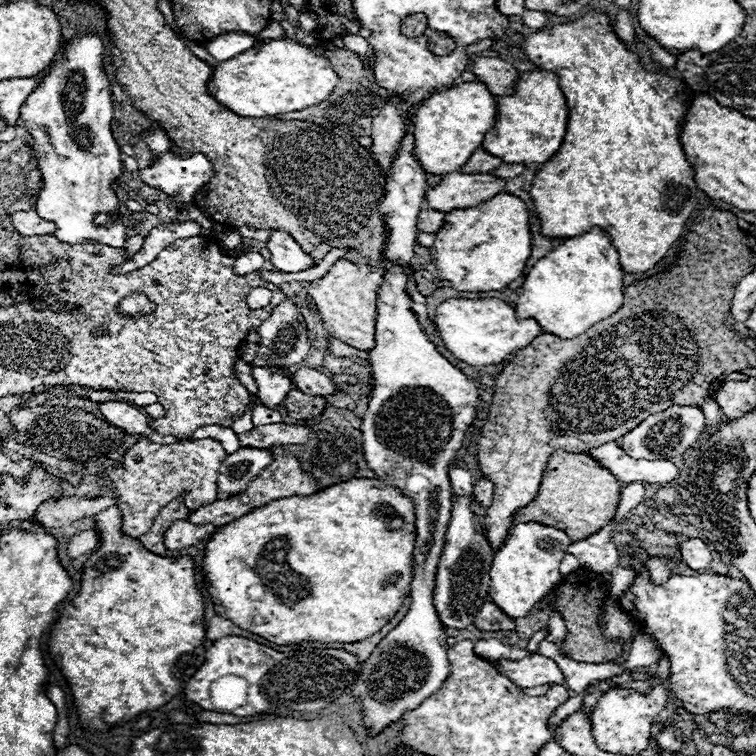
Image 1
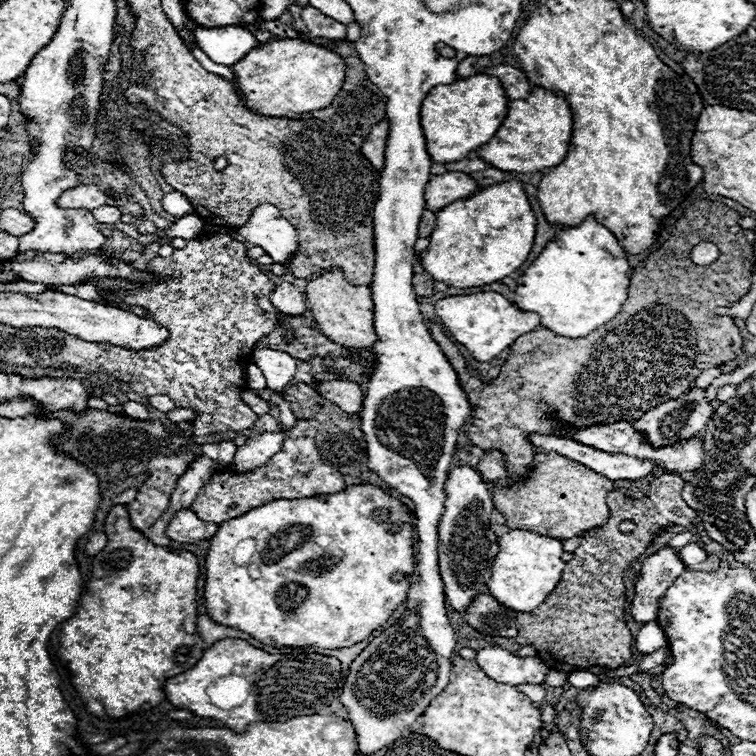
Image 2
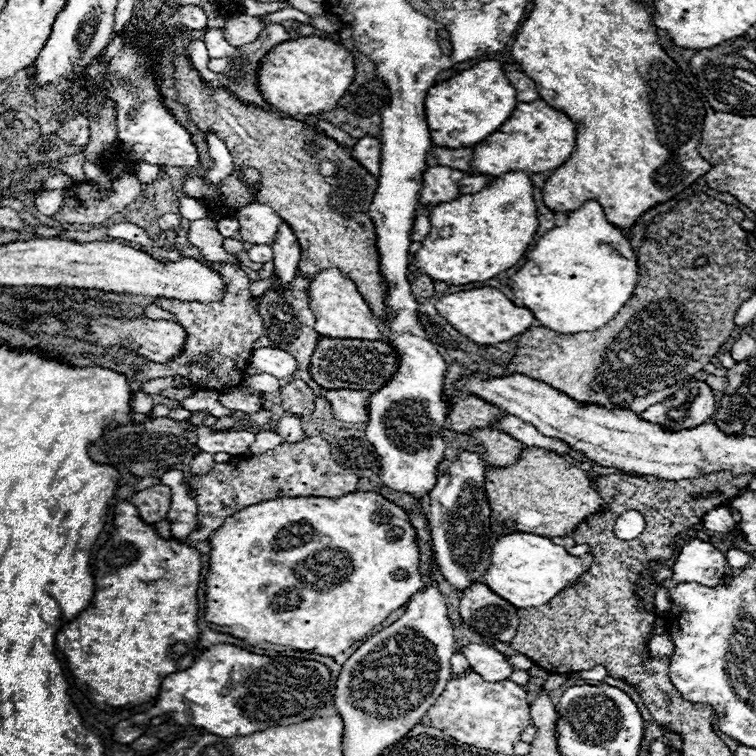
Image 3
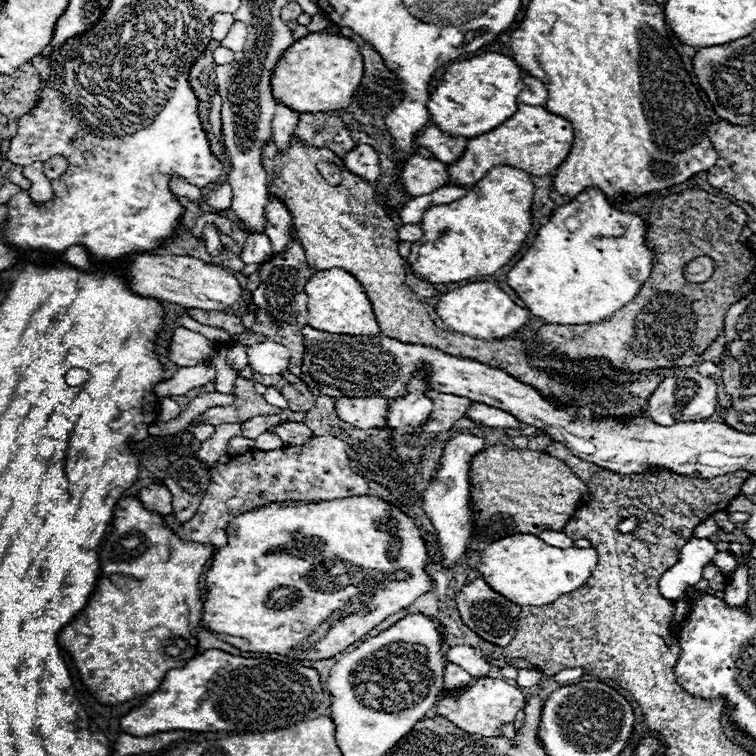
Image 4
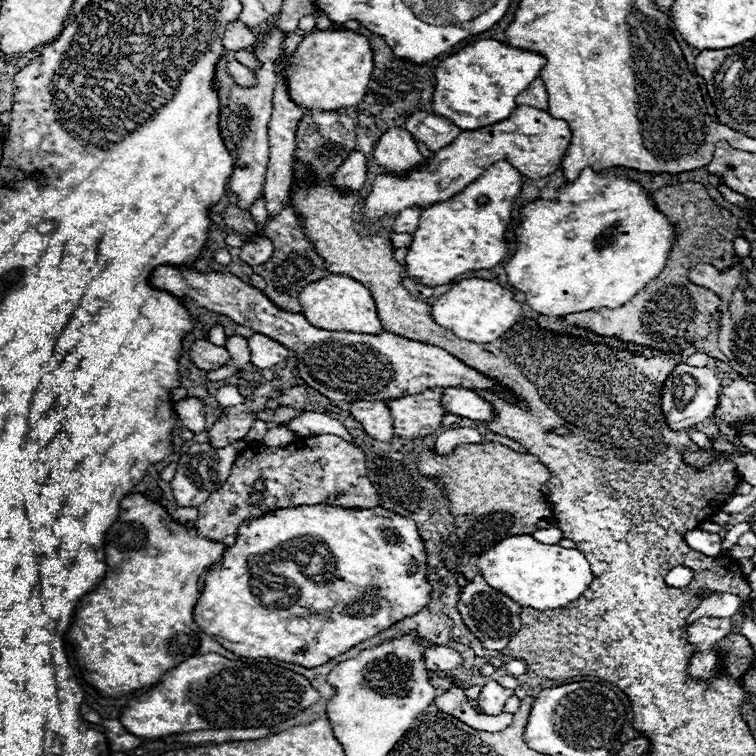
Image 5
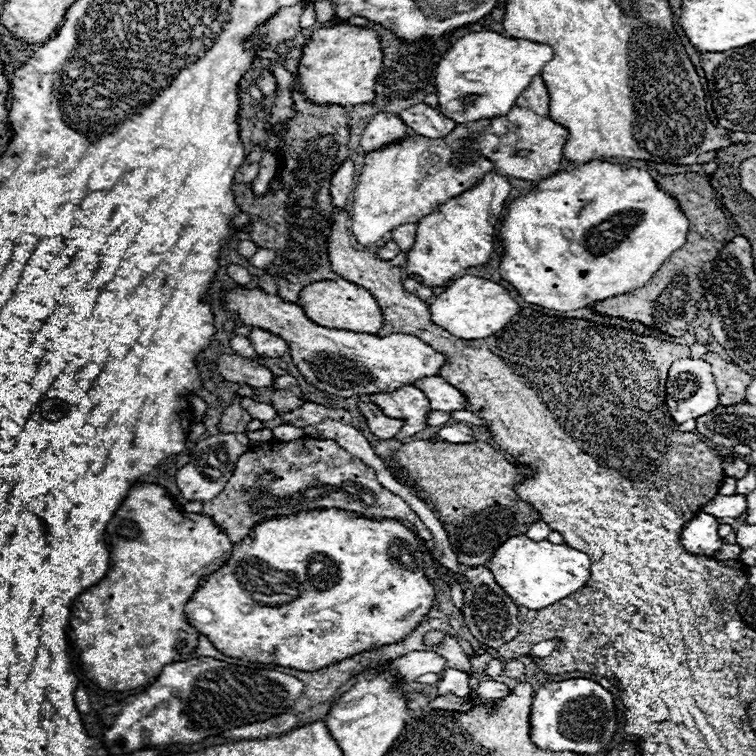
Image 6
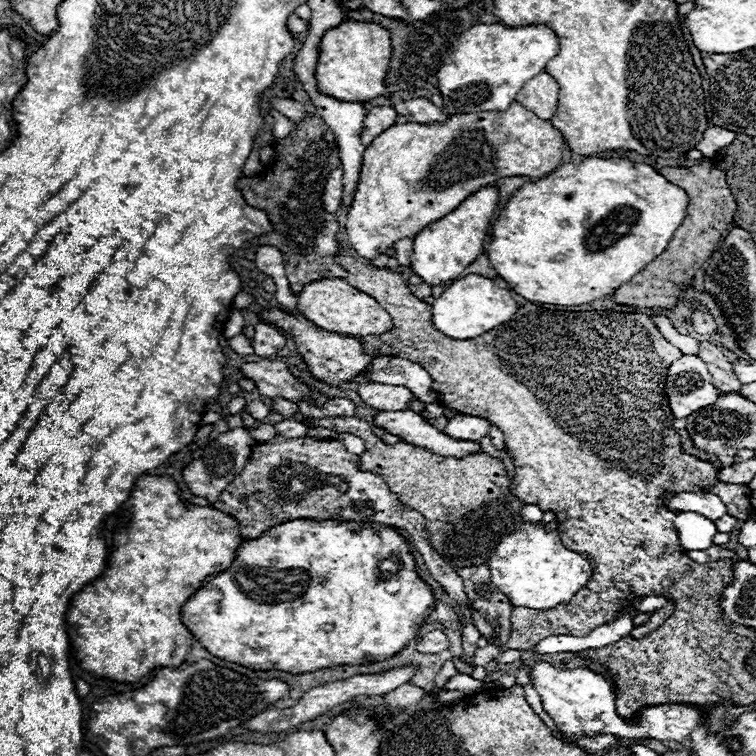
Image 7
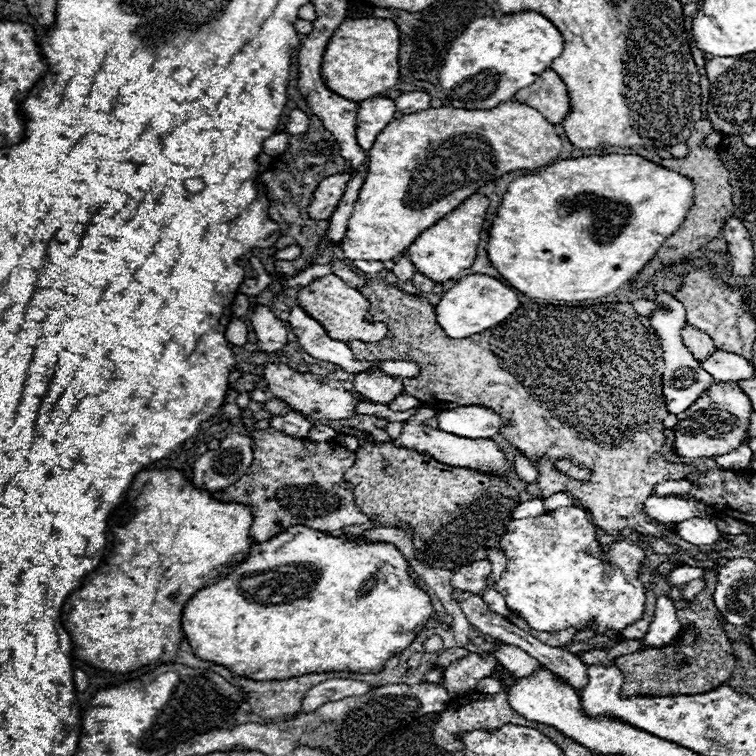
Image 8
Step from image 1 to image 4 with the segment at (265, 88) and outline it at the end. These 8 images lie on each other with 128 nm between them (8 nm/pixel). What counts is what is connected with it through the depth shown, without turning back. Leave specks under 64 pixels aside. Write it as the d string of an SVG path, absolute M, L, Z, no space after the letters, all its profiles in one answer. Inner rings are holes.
M312 32L300 38L276 64L272 72L272 96L280 104L288 104L294 112L332 112L344 108L350 104L364 74L362 54L356 42L324 32Z

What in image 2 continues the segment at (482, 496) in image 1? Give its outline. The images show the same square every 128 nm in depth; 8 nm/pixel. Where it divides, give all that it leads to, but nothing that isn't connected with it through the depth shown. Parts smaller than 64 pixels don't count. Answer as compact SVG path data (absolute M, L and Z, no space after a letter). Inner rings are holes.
M500 452L484 454L484 458L478 464L478 472L480 472L480 476L484 476L484 482L488 486L494 486L494 482L502 480L506 476L506 468L500 458Z

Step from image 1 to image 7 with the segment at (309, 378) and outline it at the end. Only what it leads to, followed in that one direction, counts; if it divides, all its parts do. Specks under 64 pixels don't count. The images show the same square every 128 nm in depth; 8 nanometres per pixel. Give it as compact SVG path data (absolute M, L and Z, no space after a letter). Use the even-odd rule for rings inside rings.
M378 410L374 414L374 426L382 428L394 436L400 436L408 444L438 452L440 456L462 458L466 454L480 450L480 446L476 442L454 440L454 438L446 436L444 432L430 426L426 420L422 420L412 410L402 410L402 412L380 412Z

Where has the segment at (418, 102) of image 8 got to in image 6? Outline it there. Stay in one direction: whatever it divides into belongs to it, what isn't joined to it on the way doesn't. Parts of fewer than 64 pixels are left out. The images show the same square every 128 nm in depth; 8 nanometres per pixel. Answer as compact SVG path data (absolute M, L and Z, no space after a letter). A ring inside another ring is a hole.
M416 104L416 106L412 106L412 108L408 108L408 110L402 110L398 116L402 118L402 122L408 126L408 128L412 128L418 136L428 136L428 138L442 138L442 136L446 136L448 132L452 132L452 128L456 126L450 118L444 118L438 110L434 110L438 116L436 116L436 122L444 122L444 128L436 128L434 124L432 124L432 120L424 114L426 110L432 110L428 104Z

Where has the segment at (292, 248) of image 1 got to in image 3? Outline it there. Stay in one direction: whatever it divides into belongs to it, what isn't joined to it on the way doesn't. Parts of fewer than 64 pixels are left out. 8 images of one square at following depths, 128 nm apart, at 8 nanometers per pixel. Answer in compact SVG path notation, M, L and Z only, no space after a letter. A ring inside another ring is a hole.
M252 202L244 206L234 218L240 222L242 242L250 242L250 244L272 246L276 232L282 224L282 218L274 212L274 208L260 202Z

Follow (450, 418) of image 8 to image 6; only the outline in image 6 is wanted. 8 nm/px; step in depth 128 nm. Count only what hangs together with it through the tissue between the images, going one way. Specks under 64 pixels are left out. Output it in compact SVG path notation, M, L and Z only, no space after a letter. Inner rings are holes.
M452 424L452 426L442 426L438 432L438 438L454 444L468 444L468 442L474 442L474 432L464 424Z

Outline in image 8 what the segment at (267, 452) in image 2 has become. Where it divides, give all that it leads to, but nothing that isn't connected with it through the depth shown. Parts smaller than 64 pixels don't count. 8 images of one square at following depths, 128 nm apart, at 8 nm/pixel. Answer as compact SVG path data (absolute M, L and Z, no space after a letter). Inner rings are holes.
M292 410L292 412L288 412L288 416L272 418L270 426L286 436L292 436L292 438L306 438L312 428L312 422L308 422L306 416L302 416L300 412Z

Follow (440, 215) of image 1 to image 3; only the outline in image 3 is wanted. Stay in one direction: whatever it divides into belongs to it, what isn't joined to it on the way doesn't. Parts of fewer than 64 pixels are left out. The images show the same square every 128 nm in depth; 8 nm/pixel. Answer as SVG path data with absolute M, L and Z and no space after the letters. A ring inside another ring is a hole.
M420 214L416 216L416 222L414 222L414 230L412 230L412 240L414 242L422 242L428 234L430 234L432 226L430 226L430 220L426 214Z

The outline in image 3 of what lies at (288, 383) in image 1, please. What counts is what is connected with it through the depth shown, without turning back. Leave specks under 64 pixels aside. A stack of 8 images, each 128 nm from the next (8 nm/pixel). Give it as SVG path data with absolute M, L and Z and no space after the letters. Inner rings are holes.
M258 348L258 350L254 350L250 356L250 366L266 372L278 380L288 378L296 372L296 360L280 348Z

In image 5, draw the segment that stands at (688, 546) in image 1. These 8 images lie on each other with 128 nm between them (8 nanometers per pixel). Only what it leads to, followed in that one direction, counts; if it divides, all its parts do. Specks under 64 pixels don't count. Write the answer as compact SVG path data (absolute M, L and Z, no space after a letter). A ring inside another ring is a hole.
M700 528L688 532L684 536L684 540L692 550L696 550L704 556L718 556L720 548L722 548L722 540L720 540L718 534L710 534L710 532L704 532ZM678 566L666 574L666 584L672 588L684 588L694 580L694 572L686 566Z

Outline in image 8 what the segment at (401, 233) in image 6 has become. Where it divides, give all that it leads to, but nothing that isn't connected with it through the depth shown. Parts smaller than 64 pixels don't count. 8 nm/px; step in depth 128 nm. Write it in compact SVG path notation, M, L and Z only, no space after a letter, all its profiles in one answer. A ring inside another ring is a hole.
M400 254L400 258L396 260L392 272L396 274L396 278L398 278L400 282L408 282L408 280L412 280L412 276L416 274L416 268L410 264L410 260L408 260L406 254Z

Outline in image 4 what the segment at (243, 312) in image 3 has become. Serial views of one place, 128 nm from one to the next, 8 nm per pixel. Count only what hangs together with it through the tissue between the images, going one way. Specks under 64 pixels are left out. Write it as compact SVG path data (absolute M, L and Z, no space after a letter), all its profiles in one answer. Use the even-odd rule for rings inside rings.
M190 308L188 316L194 318L194 320L198 320L200 324L224 330L230 336L240 336L240 334L248 332L248 328L242 324L242 316L230 314L228 310L200 310L200 308Z

